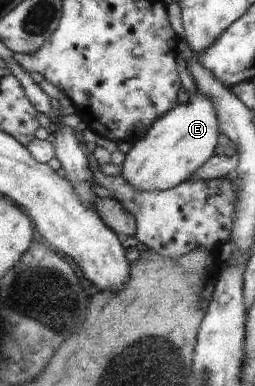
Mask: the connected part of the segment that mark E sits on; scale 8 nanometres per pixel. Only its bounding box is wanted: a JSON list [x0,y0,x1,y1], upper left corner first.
[120,88,222,191]

